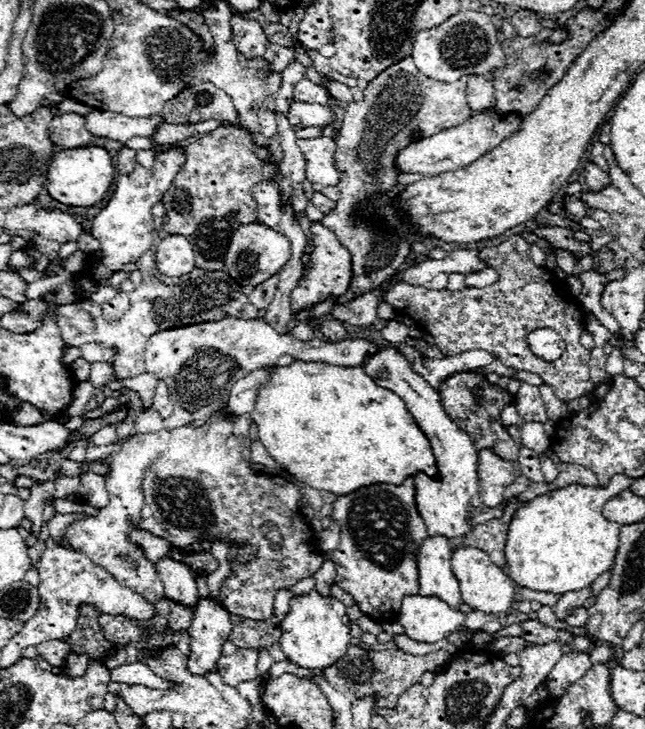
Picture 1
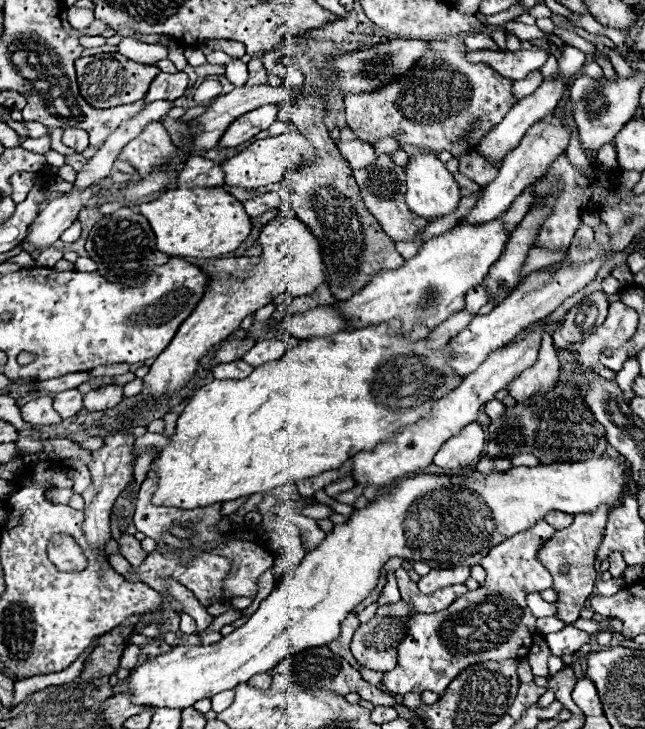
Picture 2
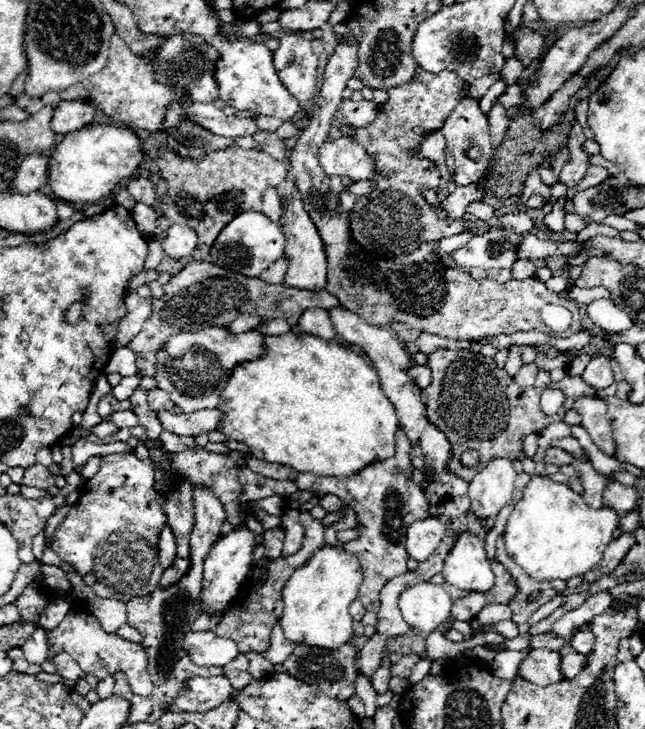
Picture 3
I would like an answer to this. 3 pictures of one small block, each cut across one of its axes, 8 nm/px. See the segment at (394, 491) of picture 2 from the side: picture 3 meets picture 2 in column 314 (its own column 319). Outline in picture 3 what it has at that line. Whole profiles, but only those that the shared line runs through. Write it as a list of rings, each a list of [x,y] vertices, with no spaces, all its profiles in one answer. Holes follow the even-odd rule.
[[[324,544],[320,550],[316,550],[300,568],[294,570],[292,578],[284,586],[284,610],[280,624],[286,638],[298,644],[320,646],[328,650],[346,644],[352,636],[354,624],[348,606],[356,600],[362,580],[364,576],[360,560],[354,554],[348,554],[342,546]]]

